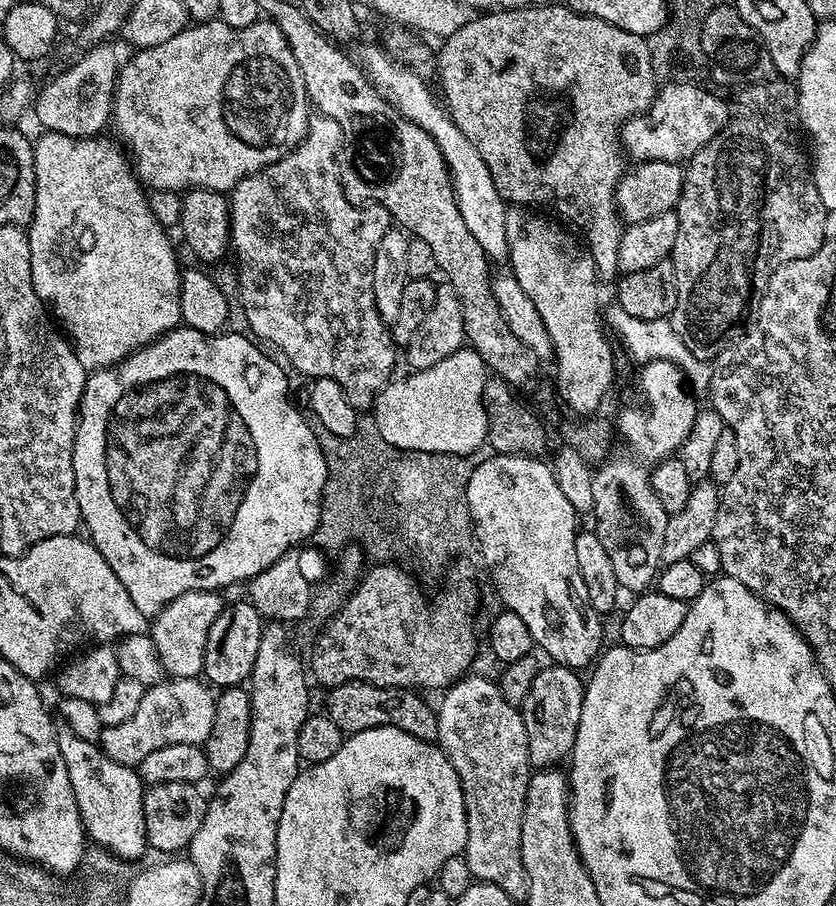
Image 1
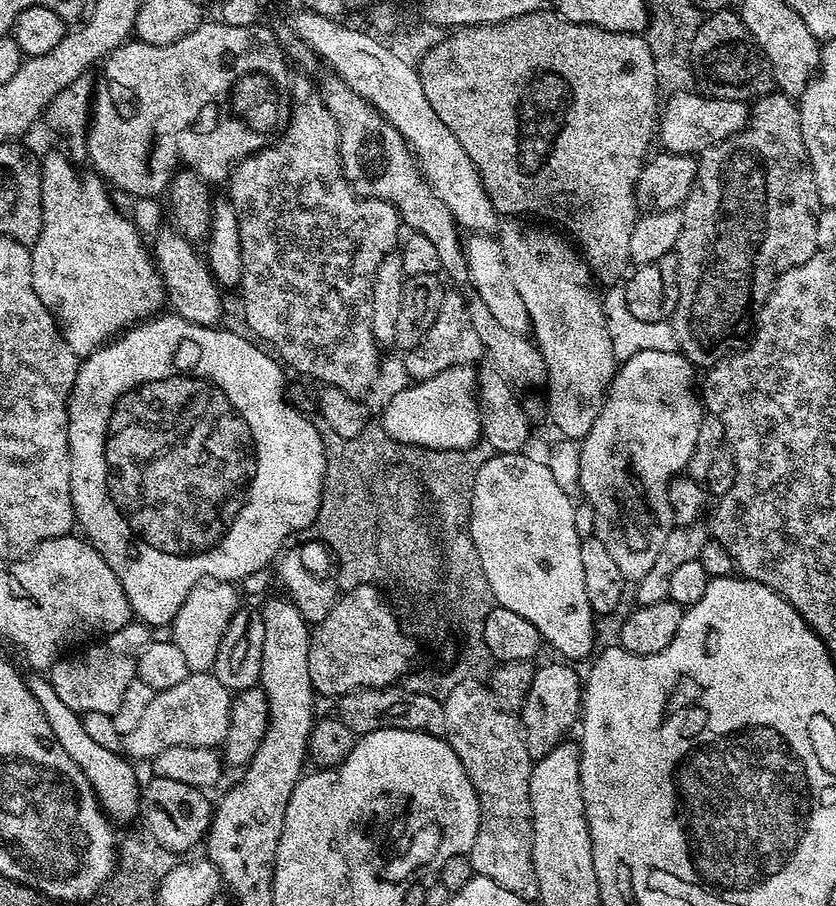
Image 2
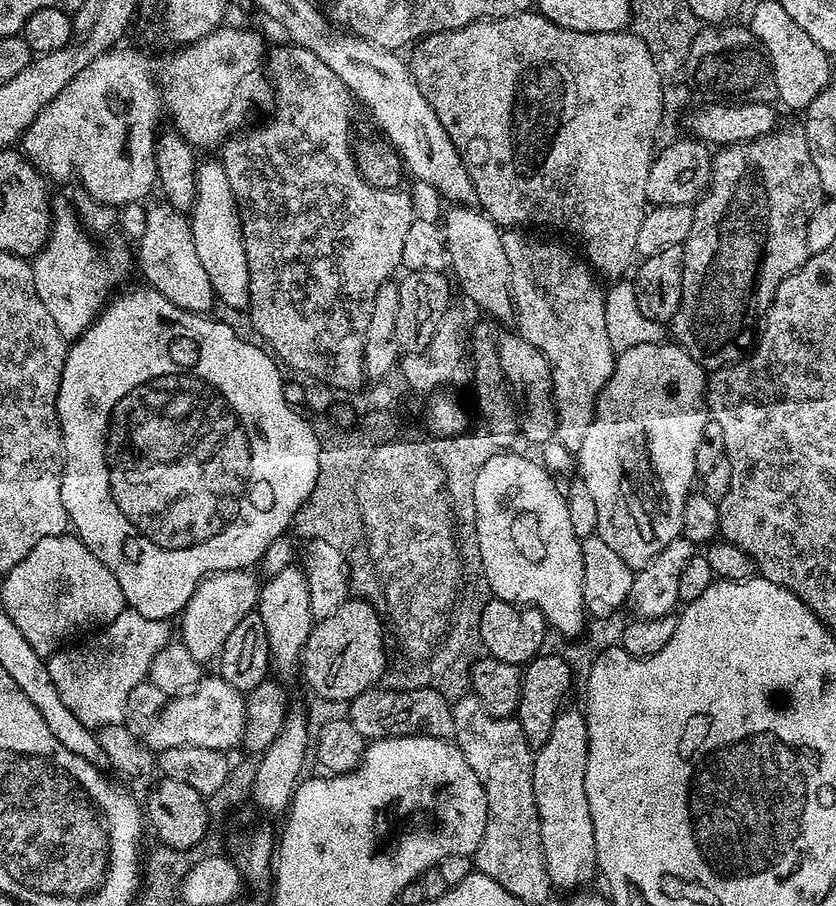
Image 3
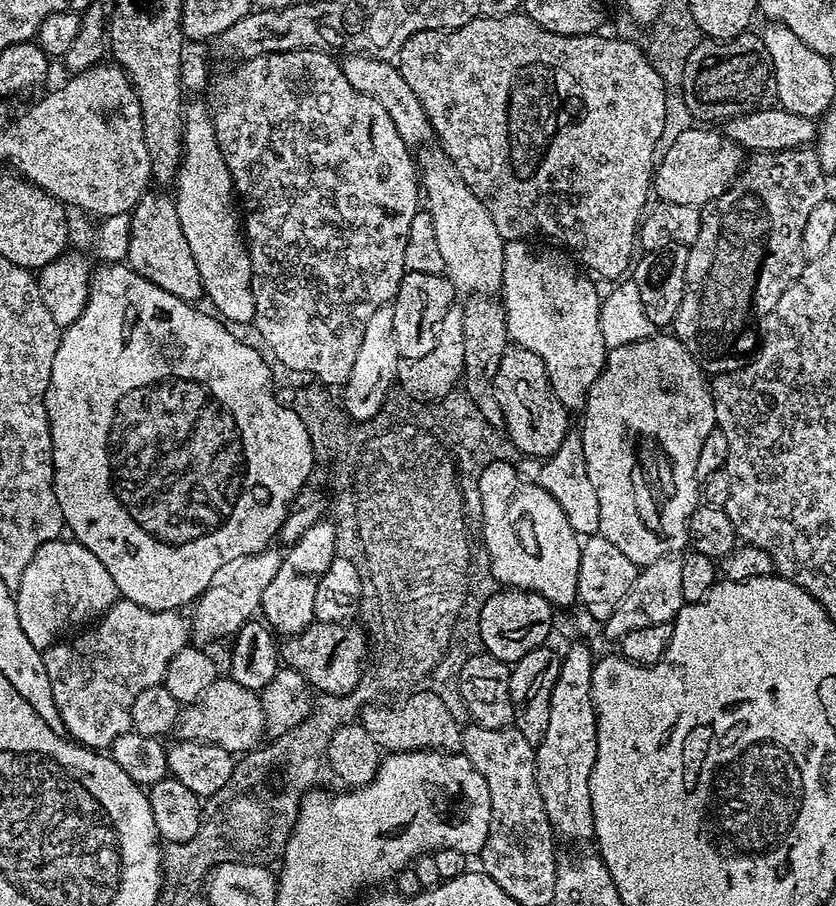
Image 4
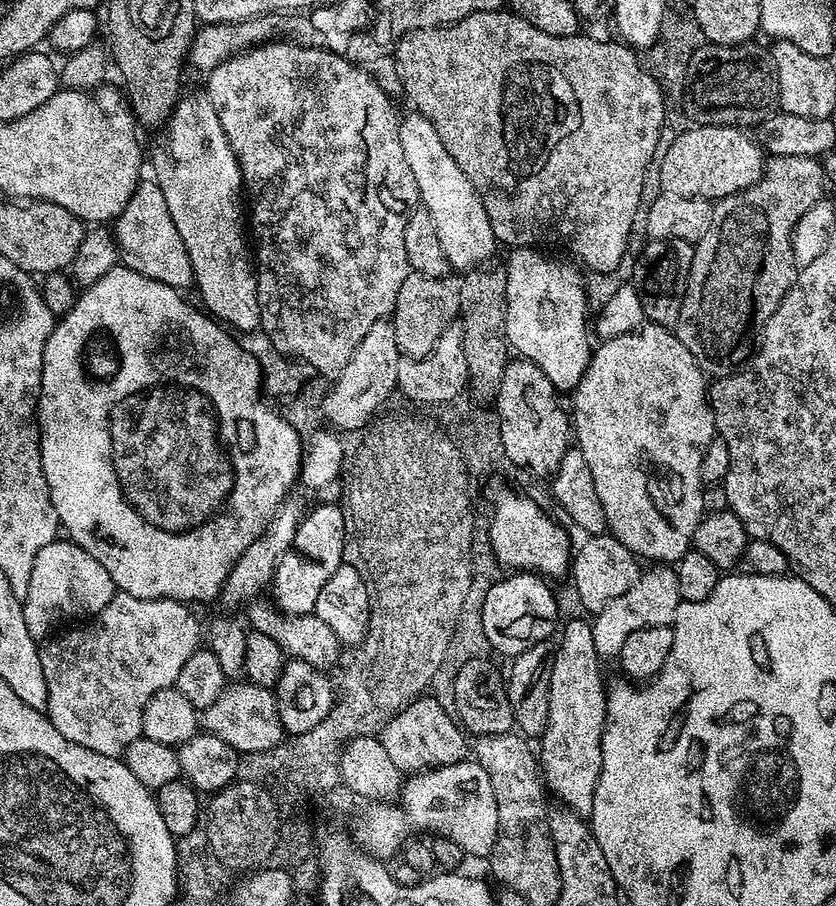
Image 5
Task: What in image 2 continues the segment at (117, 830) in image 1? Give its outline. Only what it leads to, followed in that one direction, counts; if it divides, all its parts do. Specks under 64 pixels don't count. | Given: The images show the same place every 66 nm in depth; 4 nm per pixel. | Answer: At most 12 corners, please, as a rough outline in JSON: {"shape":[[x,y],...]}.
{"shape":[[29,675],[54,738],[108,819],[140,815],[142,784],[119,751],[90,738],[47,675]]}

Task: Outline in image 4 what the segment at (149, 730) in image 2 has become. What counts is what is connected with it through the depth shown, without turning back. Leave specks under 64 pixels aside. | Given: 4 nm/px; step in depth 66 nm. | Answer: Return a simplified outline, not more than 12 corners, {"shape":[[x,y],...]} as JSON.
{"shape":[[217,678],[175,735],[233,754],[266,736],[257,693]]}

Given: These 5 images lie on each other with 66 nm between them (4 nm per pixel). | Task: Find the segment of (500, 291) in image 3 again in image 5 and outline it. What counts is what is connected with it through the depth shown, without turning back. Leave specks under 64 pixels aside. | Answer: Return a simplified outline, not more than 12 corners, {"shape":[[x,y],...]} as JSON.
{"shape":[[419,112],[400,122],[402,154],[449,269],[498,249],[482,198]]}

